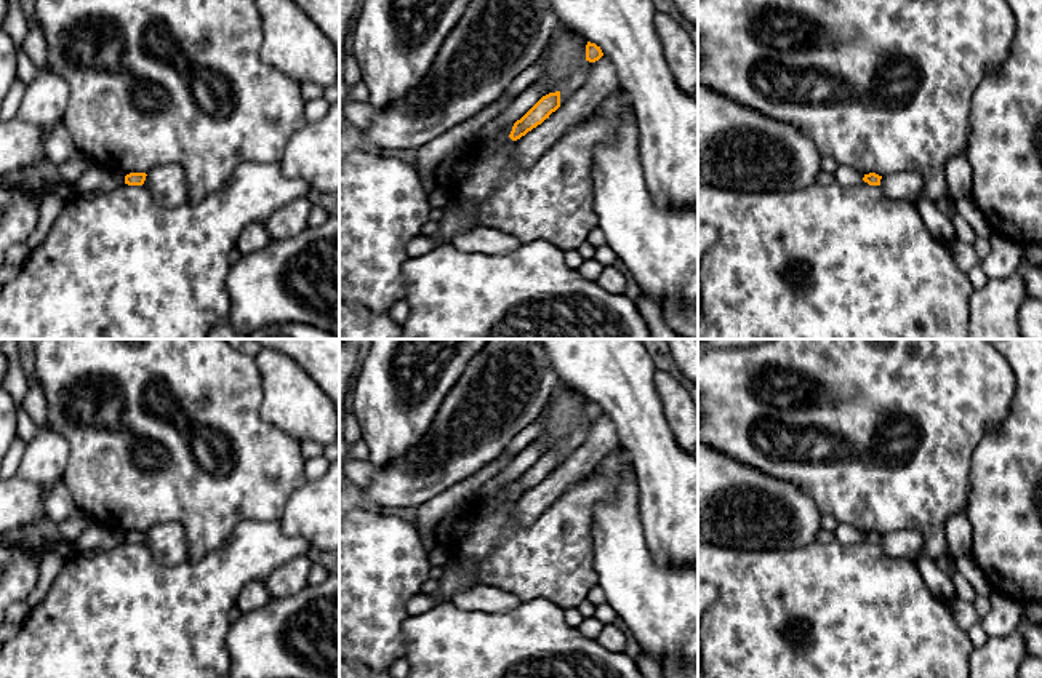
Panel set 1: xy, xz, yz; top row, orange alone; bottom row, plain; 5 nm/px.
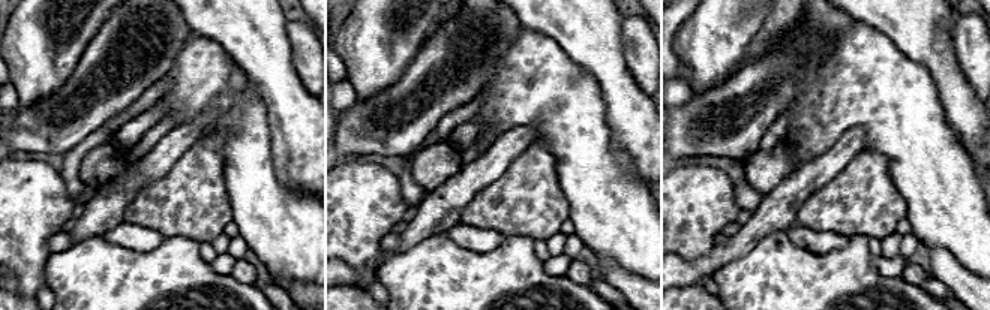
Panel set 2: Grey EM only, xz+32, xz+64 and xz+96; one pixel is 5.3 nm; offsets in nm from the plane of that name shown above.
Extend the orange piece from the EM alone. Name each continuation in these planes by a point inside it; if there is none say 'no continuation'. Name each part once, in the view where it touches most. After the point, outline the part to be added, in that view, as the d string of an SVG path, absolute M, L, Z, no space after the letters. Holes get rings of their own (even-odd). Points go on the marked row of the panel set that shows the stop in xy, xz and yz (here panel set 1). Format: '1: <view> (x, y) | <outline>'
no continuation

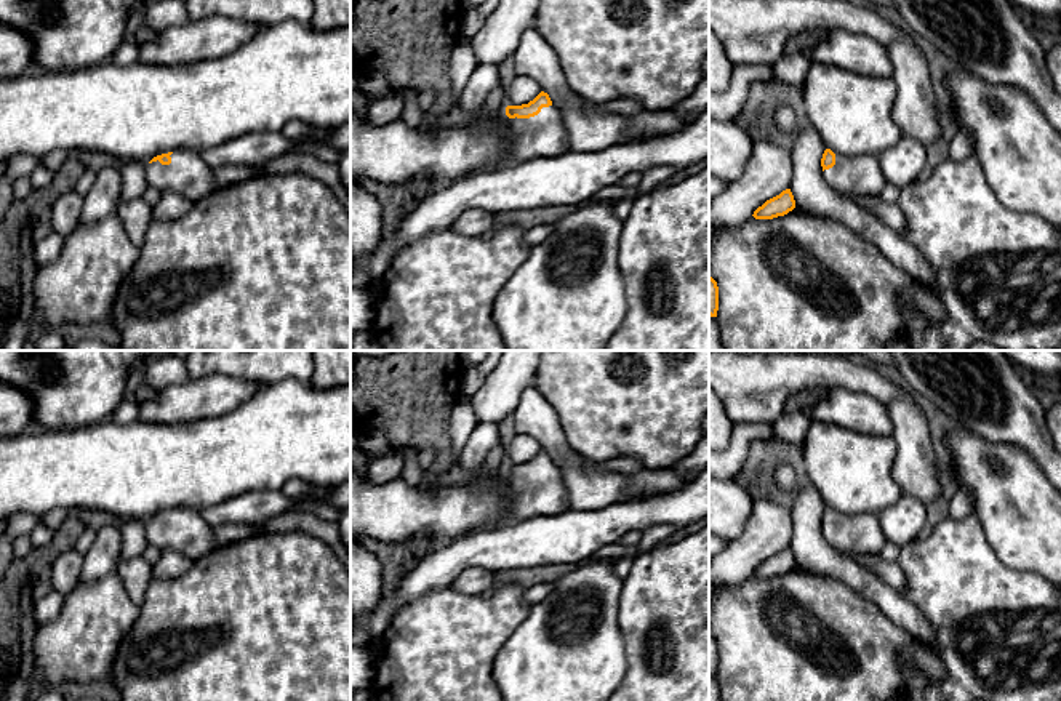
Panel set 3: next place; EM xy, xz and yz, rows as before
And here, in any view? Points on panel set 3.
1: xz (544, 135) | M555 106L543 107L530 118L510 118L512 162L528 162L533 158L552 158L570 150L568 131L560 109Z

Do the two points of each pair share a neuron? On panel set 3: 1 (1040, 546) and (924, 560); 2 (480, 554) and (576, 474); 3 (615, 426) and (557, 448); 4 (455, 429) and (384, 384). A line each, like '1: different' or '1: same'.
1: different
2: different
3: different
4: different

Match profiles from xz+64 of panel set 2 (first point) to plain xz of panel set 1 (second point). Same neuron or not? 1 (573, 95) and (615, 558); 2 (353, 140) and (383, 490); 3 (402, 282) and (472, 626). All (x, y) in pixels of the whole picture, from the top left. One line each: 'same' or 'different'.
1: same
2: same
3: same

